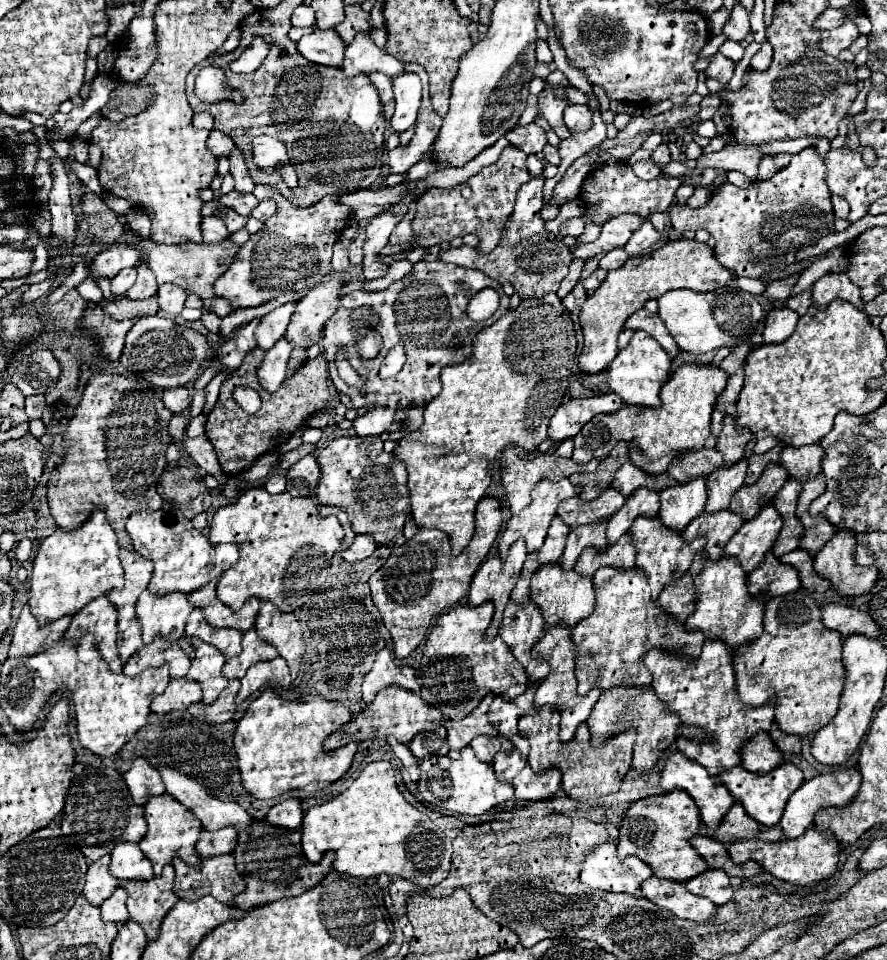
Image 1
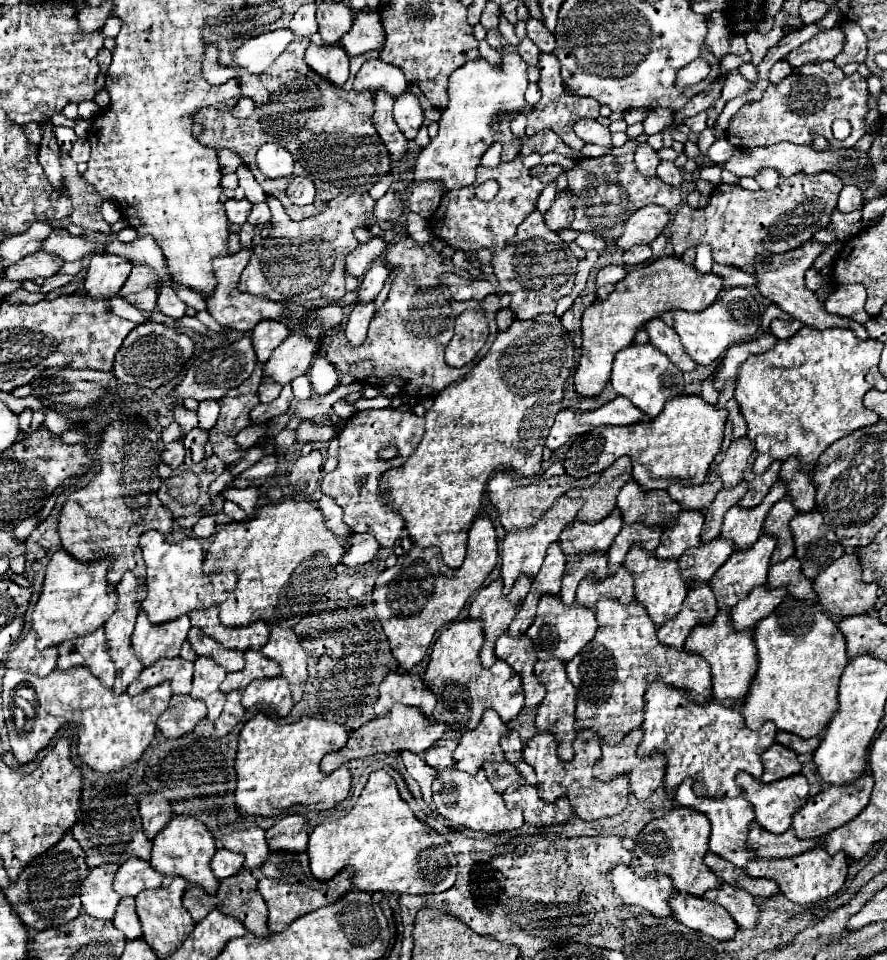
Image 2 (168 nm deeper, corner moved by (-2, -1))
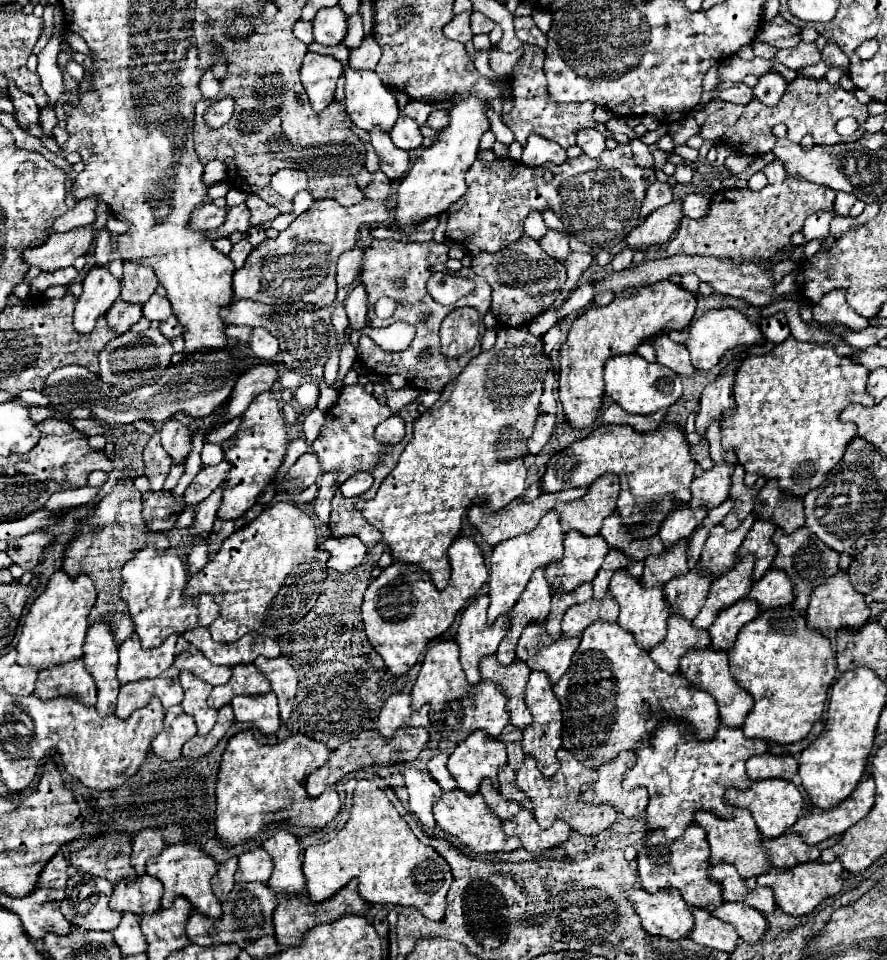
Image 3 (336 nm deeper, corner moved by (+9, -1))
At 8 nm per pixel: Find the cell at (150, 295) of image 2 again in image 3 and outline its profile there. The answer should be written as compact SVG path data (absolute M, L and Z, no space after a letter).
M120 299L106 313L106 321L116 333L128 331L140 317L142 317L142 305L126 303L126 301L120 301Z

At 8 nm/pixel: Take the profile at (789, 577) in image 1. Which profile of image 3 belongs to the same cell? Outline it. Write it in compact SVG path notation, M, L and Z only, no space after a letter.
M740 599L728 609L724 609L708 629L712 645L716 645L716 649L730 649L736 641L740 627L756 619L758 613L760 613L760 607L752 599Z

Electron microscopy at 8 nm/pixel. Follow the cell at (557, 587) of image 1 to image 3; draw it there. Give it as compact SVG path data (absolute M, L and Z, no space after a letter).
M528 623L518 639L516 657L530 669L546 671L550 681L556 683L566 673L578 643L578 637L562 635L560 639L554 639L546 633L542 623Z

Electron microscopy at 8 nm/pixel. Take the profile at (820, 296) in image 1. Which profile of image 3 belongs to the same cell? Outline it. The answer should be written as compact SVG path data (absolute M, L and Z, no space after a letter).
M834 289L826 293L816 305L814 305L814 321L818 323L840 323L846 327L852 327L854 331L868 327L868 319L856 315L852 307L846 303L846 291Z

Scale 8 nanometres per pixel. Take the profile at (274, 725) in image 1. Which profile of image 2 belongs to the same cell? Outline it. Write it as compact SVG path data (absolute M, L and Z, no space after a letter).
M257 713L241 729L235 757L235 803L239 813L243 817L277 817L291 805L307 805L311 809L315 807L315 811L337 807L343 799L347 799L351 789L349 767L341 765L335 773L325 775L321 773L319 763L323 755L339 751L347 739L349 733L339 723L309 717L281 727L263 713Z

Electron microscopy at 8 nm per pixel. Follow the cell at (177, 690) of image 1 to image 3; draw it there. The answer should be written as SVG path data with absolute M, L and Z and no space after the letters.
M180 705L164 711L164 727L152 739L152 751L168 761L180 757L182 745L196 735L196 723L192 715L186 715Z

